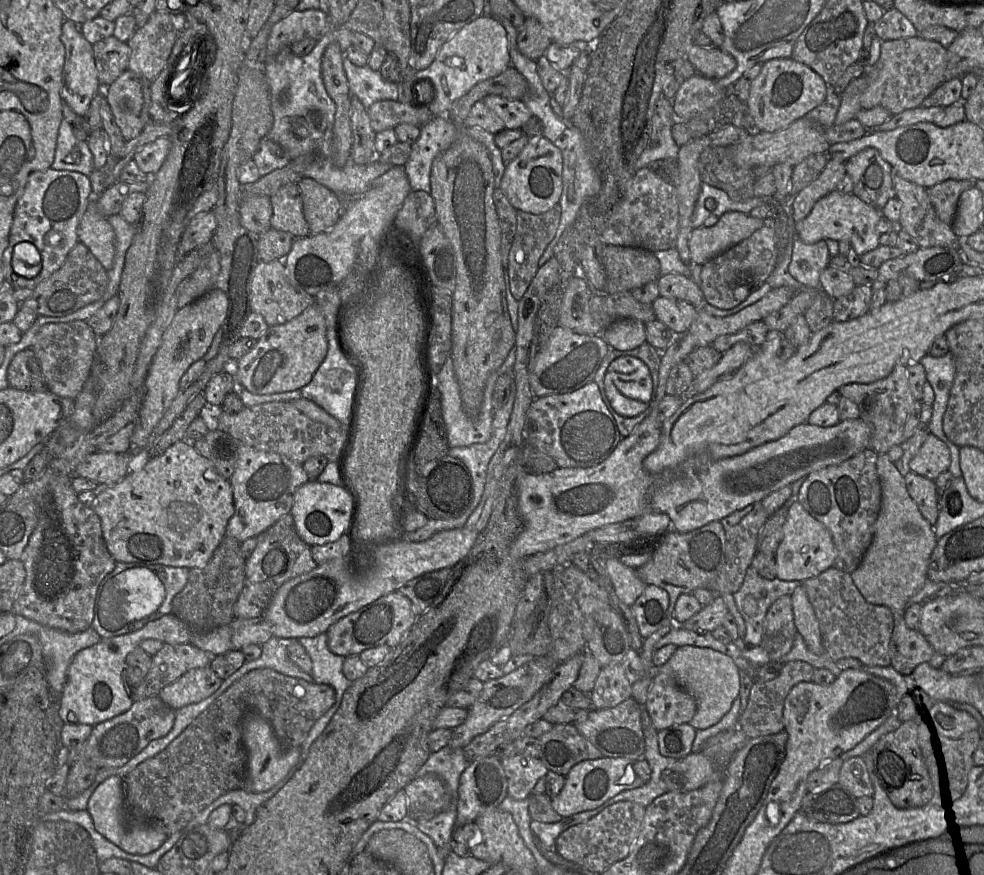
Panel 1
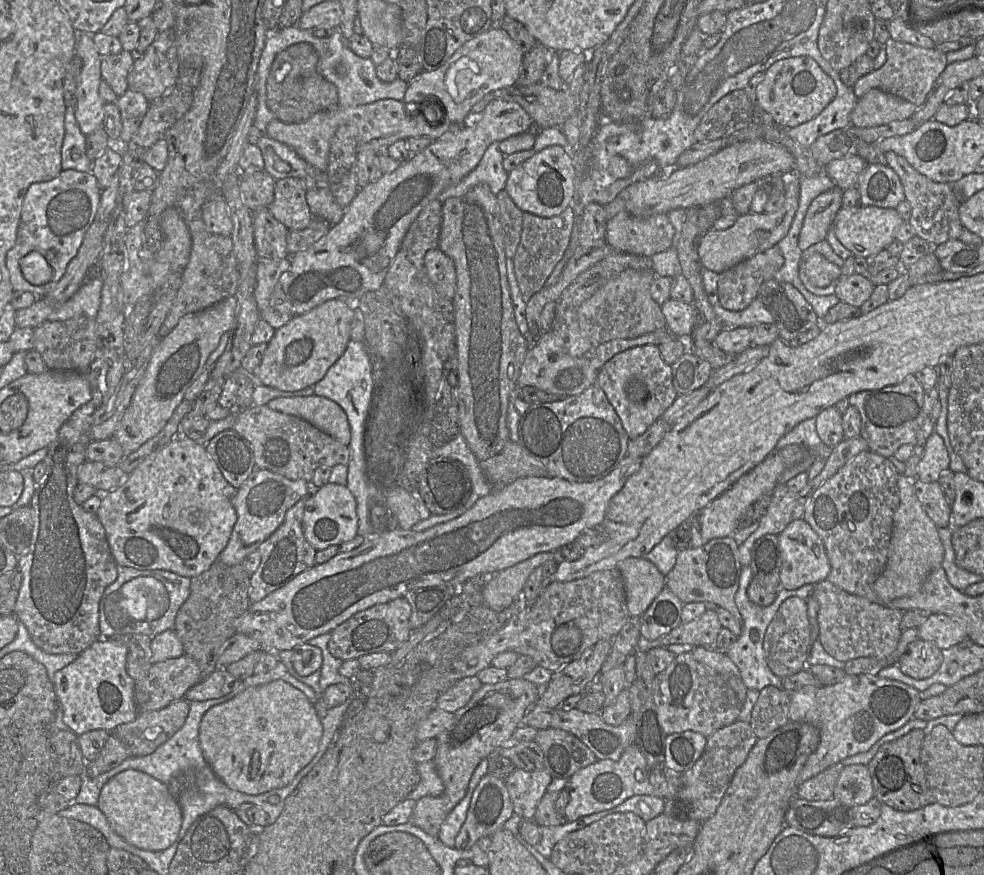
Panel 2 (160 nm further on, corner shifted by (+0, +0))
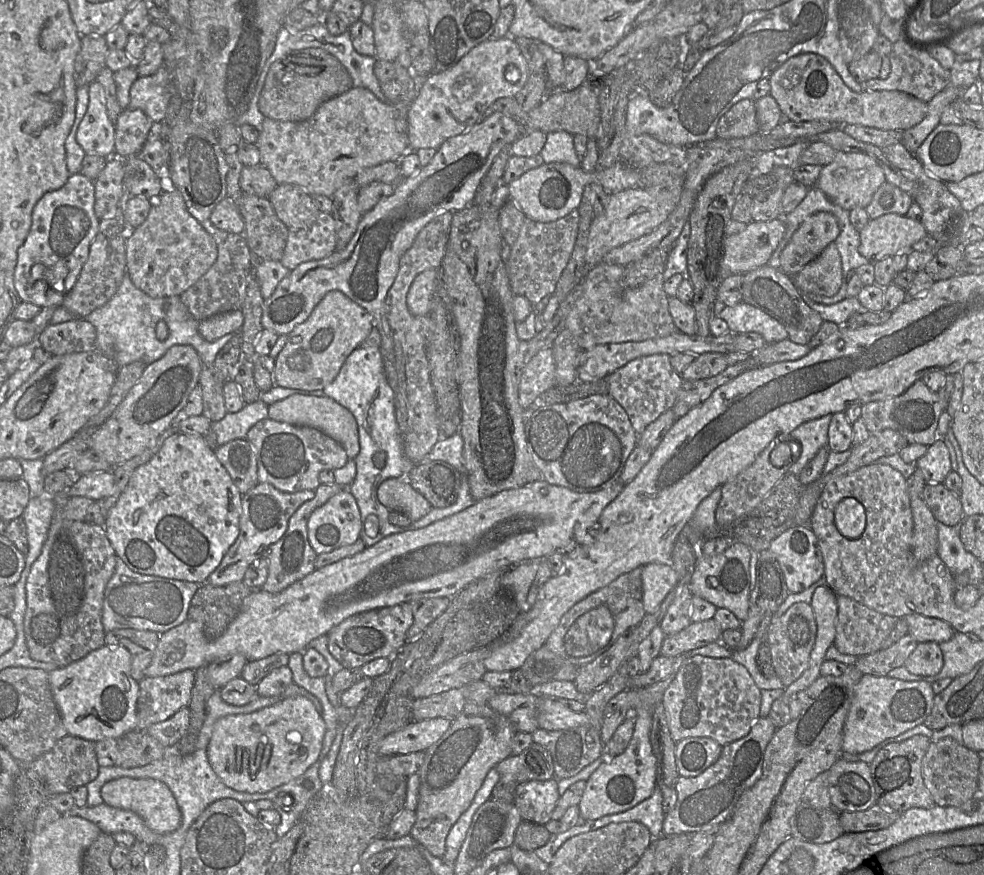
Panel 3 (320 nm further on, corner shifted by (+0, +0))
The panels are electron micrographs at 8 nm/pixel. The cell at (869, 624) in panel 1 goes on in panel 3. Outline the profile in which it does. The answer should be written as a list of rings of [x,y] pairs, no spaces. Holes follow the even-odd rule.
[[[837,596],[833,646],[842,654],[861,657],[882,649],[897,618],[879,613],[846,596]]]

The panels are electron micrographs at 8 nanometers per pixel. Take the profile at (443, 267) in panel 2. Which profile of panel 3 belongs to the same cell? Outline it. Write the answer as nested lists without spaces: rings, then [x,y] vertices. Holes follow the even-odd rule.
[[[429,269],[415,277],[406,297],[407,307],[414,316],[430,313],[439,275],[439,269]]]

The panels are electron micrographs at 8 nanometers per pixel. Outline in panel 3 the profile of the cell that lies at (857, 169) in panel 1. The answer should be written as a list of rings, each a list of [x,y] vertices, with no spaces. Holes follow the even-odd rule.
[[[885,181],[876,190],[865,209],[870,219],[890,213],[905,216],[913,202],[913,198],[907,192]]]

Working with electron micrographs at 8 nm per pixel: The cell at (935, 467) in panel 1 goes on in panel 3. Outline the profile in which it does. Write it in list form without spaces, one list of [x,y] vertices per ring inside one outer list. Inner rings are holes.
[[[938,438],[928,446],[927,452],[915,462],[915,465],[921,470],[926,484],[943,483],[952,471],[949,451]]]

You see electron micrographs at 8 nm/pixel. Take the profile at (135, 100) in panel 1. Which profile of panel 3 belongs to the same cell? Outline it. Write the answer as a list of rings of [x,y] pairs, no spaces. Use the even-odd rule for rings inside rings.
[[[124,109],[115,121],[115,156],[128,160],[139,156],[156,126],[140,109]]]

